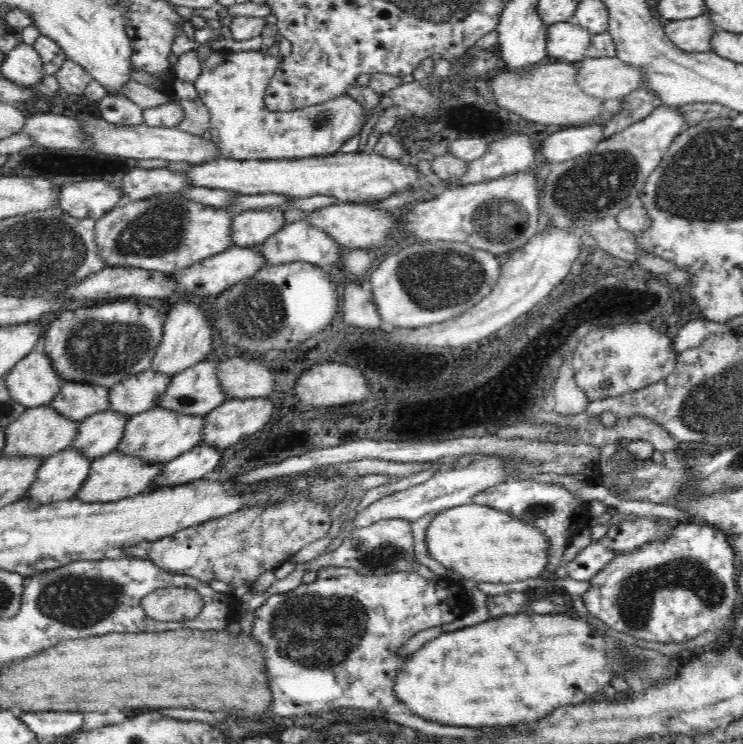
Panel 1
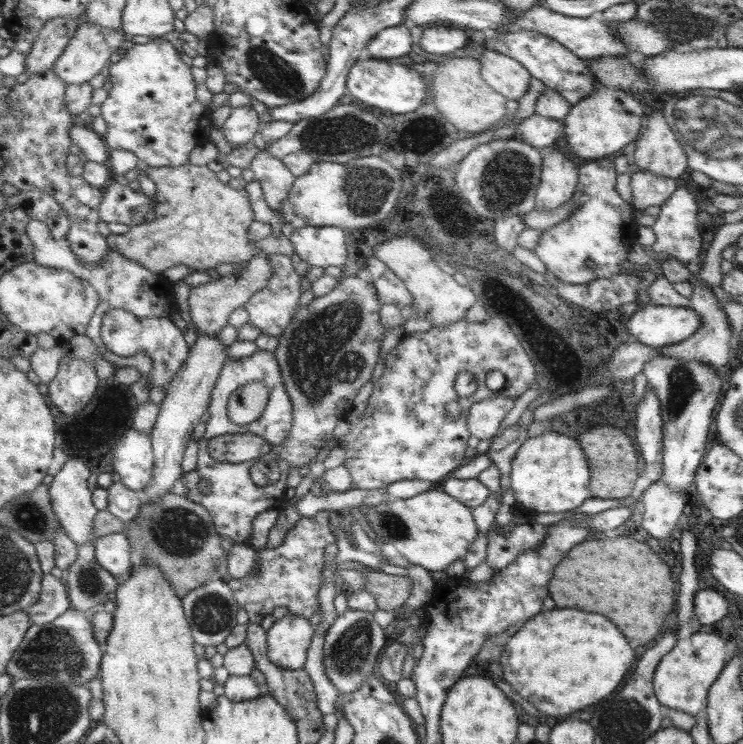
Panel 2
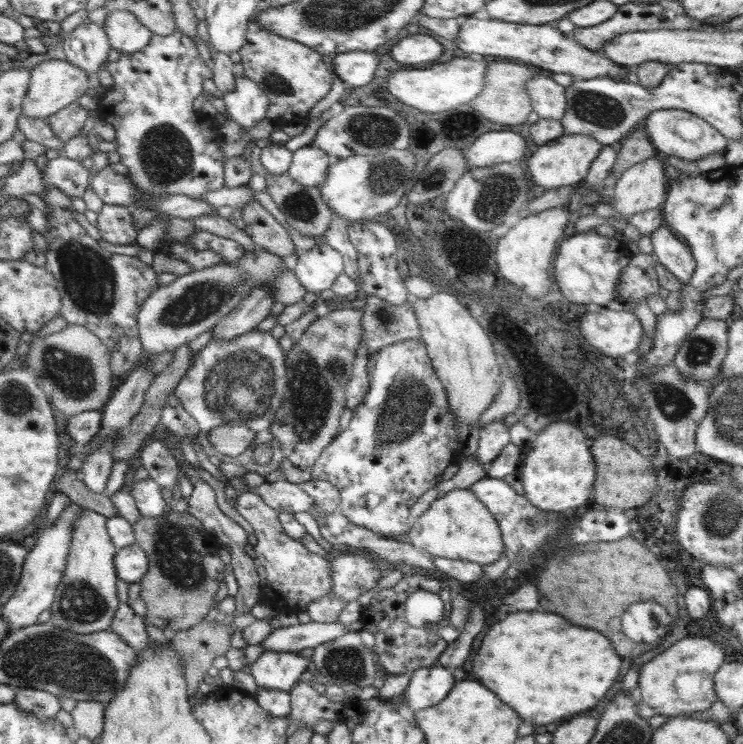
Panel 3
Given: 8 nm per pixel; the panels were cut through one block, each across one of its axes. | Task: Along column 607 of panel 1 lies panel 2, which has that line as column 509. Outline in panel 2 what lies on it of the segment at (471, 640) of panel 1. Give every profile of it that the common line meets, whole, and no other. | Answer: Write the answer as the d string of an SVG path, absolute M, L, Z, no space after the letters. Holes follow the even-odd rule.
M548 610L530 618L506 644L500 658L504 680L546 716L566 716L618 688L634 662L628 640L600 614Z

